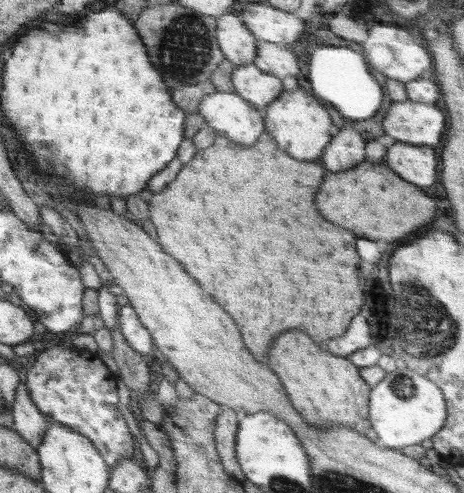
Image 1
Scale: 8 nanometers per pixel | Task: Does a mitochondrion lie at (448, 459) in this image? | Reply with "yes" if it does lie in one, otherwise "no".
no

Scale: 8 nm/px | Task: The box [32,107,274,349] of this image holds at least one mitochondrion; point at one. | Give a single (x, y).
(52, 154)

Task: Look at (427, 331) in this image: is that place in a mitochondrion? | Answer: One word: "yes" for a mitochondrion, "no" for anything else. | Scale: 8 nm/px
yes

